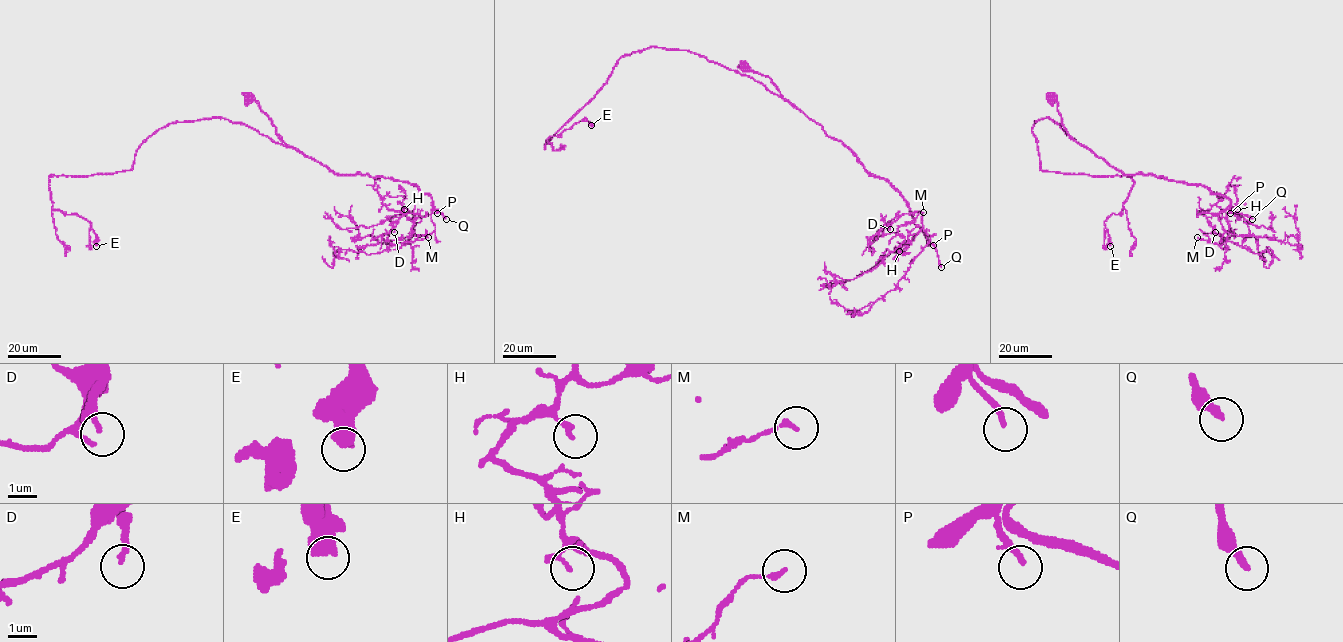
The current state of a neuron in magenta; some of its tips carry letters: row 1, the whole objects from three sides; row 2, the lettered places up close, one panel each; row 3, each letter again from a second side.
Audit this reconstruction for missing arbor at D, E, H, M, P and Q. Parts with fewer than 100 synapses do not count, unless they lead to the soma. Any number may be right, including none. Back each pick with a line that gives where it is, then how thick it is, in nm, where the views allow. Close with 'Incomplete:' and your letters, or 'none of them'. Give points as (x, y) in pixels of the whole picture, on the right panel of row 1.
P: at (1230, 213); 200 nm thick
Q: at (1252, 219); 280 nm thick
Incomplete: P, Q

